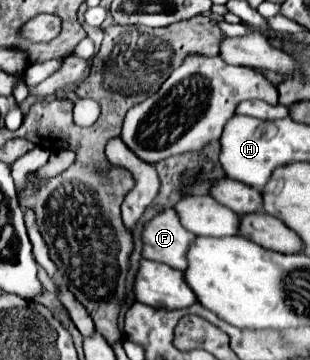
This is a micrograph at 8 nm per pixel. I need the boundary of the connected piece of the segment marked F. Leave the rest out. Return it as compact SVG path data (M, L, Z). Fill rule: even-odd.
M172 208L162 210L144 224L142 258L186 270L186 250L196 236L188 232Z

